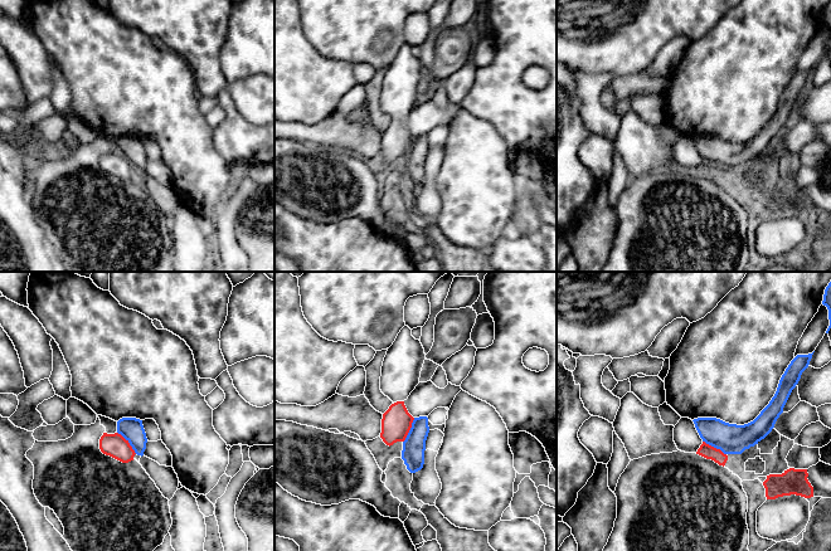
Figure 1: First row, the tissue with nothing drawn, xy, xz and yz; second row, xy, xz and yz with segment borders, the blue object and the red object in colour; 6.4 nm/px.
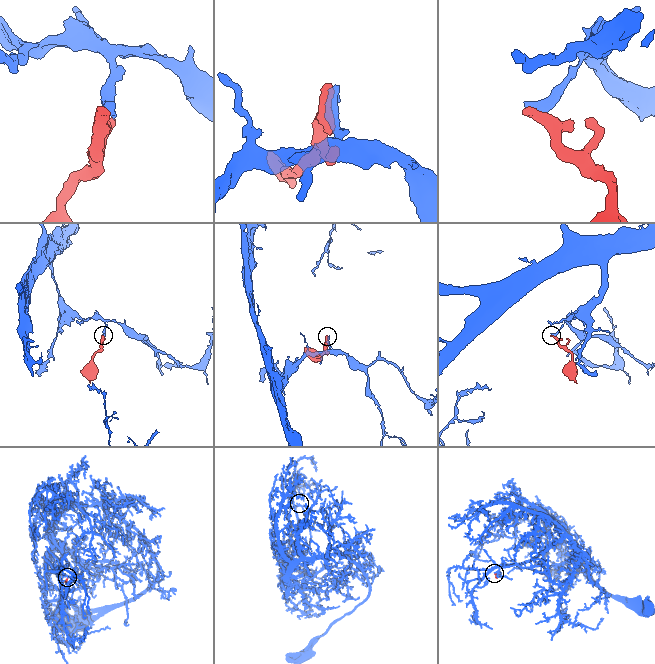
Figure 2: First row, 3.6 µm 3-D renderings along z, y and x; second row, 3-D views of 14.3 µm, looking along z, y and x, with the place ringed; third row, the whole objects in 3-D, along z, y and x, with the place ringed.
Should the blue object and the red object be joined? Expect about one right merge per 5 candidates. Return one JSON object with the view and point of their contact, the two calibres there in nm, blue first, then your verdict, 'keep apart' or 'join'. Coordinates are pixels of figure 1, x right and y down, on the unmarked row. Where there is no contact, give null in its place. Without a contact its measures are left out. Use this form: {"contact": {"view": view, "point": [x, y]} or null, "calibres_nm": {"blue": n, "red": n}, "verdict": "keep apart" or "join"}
{"contact": {"view": "xy", "point": [129, 160]}, "calibres_nm": {"blue": 150, "red": 150}, "verdict": "keep apart"}

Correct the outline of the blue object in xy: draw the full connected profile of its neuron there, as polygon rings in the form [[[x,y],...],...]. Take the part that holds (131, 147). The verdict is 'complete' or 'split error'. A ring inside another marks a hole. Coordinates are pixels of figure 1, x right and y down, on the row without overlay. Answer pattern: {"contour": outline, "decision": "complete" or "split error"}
{"contour": [[[122,136],[117,140],[117,151],[130,161],[137,174],[144,174],[147,156],[142,138],[136,136]]], "decision": "complete"}

